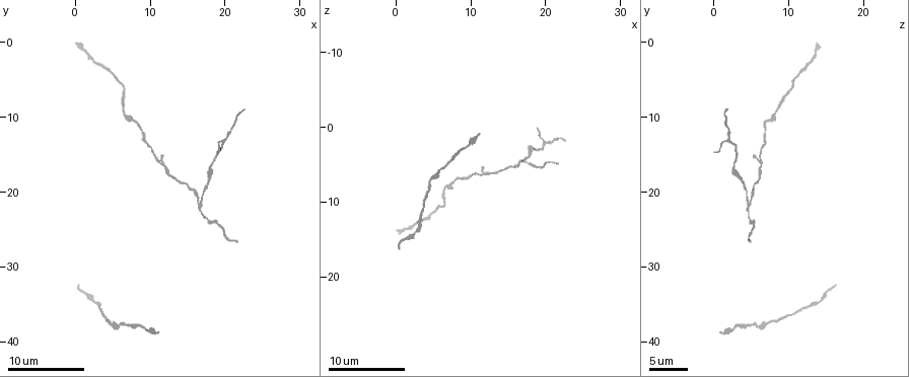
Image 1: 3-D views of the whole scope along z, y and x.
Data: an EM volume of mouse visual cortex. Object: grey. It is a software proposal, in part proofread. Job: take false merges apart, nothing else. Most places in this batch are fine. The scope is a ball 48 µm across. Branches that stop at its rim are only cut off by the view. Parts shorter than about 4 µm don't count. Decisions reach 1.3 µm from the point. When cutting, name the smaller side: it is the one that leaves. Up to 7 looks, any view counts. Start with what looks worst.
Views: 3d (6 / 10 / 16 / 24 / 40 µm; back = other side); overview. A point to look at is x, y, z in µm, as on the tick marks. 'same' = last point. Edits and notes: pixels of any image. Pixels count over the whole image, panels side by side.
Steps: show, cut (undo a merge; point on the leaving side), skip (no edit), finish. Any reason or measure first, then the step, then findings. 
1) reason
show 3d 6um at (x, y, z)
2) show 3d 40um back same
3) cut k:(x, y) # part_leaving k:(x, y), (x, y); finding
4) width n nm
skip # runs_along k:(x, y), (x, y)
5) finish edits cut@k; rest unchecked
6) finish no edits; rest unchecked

side arm on a straight run
show 3d 10um at (16.5, 21.0, 4.5)

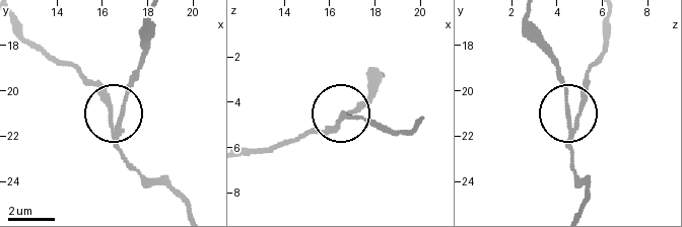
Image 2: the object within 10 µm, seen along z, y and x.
width 160 nm
cut 2:(127, 99) # part_leaving 2:(117, 131), (149, 17); a second neuron is stuck on

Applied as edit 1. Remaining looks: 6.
show overview

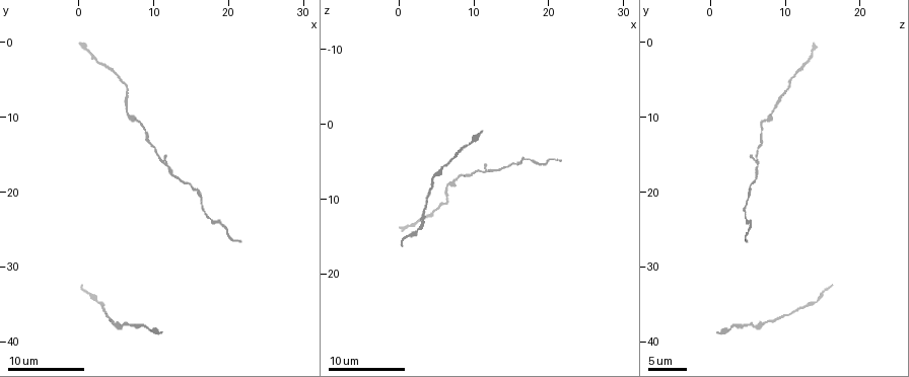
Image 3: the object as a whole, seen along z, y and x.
calibre changes
show 3d 6um at (11.5, 16.0, 6.5)

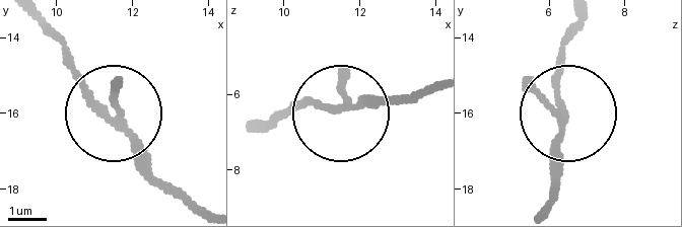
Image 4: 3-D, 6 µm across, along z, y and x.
skip # runs_along 4:(428, 88), (277, 115); one neuron here

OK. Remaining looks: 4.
sudden change in width
show 3d 16um at (8.0, 11.0, 7.0)

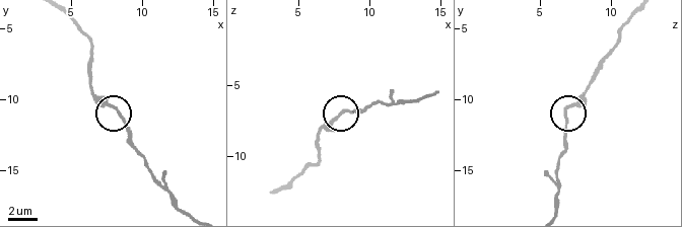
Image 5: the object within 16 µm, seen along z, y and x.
show 3d 6um at (8.4, 11.0, 6.8)

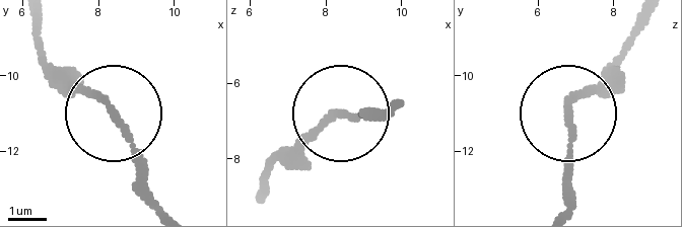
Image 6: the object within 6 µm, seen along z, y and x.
skip # all the same neuron

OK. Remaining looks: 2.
finish edits cut@2; rest unchecked

